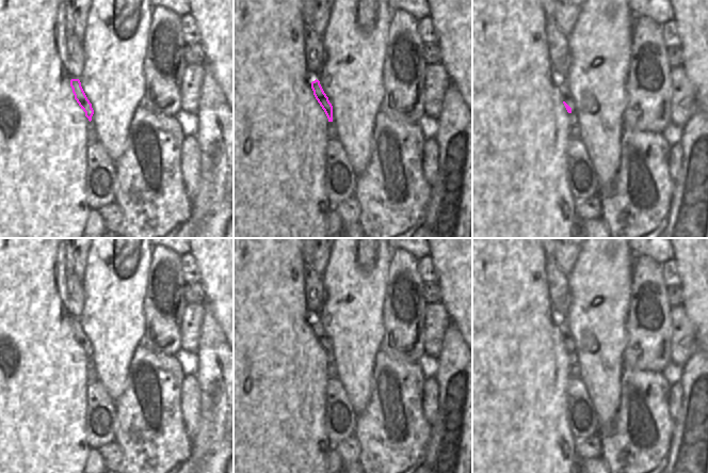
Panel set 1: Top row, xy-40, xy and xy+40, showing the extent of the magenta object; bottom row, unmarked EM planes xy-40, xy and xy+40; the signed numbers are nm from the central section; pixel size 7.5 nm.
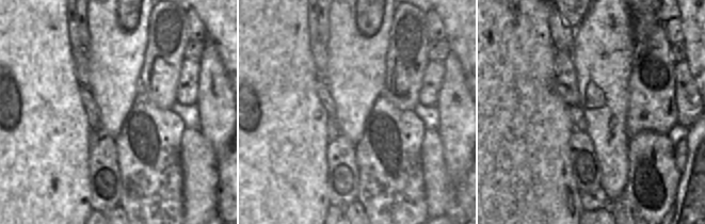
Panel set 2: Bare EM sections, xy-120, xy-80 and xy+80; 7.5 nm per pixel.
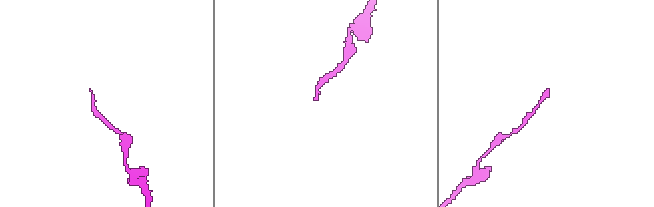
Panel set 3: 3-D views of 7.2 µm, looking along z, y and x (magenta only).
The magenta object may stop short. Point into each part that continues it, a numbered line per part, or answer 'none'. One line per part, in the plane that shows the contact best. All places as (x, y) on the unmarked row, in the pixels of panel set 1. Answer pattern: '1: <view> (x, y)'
1: xy+40 (558, 318)

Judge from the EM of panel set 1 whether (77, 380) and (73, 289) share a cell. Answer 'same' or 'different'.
different

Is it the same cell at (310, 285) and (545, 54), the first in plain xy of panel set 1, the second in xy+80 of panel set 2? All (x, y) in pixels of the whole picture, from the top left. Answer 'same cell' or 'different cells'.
different cells

